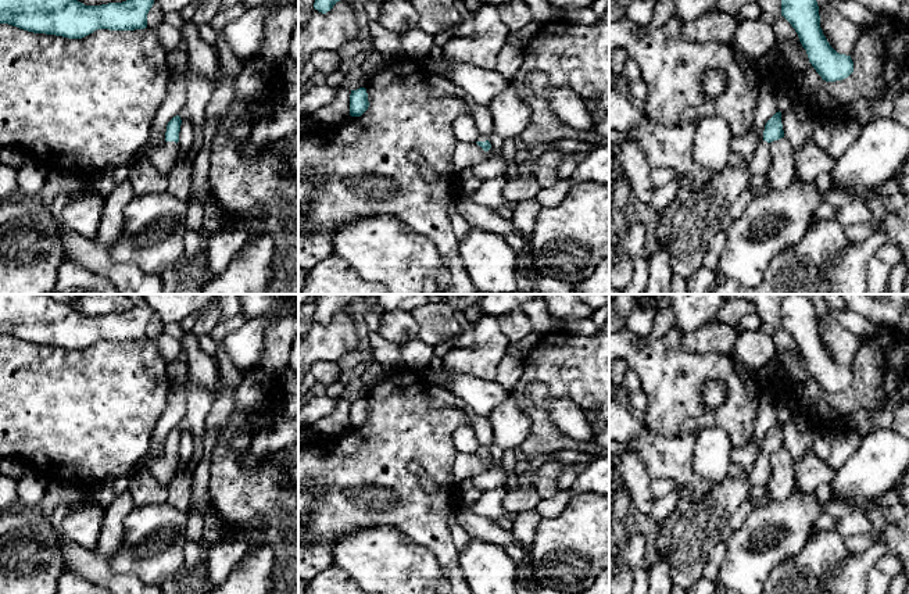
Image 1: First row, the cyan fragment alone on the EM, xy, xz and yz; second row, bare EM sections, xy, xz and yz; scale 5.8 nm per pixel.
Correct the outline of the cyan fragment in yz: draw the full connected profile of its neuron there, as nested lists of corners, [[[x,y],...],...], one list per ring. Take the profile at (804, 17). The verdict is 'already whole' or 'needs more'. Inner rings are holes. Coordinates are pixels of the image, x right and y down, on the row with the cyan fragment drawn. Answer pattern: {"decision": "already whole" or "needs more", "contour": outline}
{"decision": "already whole", "contour": [[[781,0],[781,15],[798,33],[809,62],[823,80],[842,80],[853,72],[851,56],[837,53],[823,35],[816,0]]]}

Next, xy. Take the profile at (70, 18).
{"decision": "already whole", "contour": [[[0,0],[0,24],[33,33],[82,39],[97,29],[144,29],[153,4],[154,0],[101,6],[85,6],[78,0]]]}

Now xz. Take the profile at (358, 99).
{"decision": "already whole", "contour": [[[365,87],[351,90],[350,94],[350,115],[361,117],[369,107],[368,93]]]}

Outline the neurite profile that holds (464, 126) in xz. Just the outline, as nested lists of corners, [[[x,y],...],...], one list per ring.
[[[459,115],[452,122],[452,130],[458,142],[475,143],[479,132],[470,115]]]

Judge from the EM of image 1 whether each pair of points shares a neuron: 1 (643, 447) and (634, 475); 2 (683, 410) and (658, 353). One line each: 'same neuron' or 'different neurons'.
1: different neurons
2: same neuron

